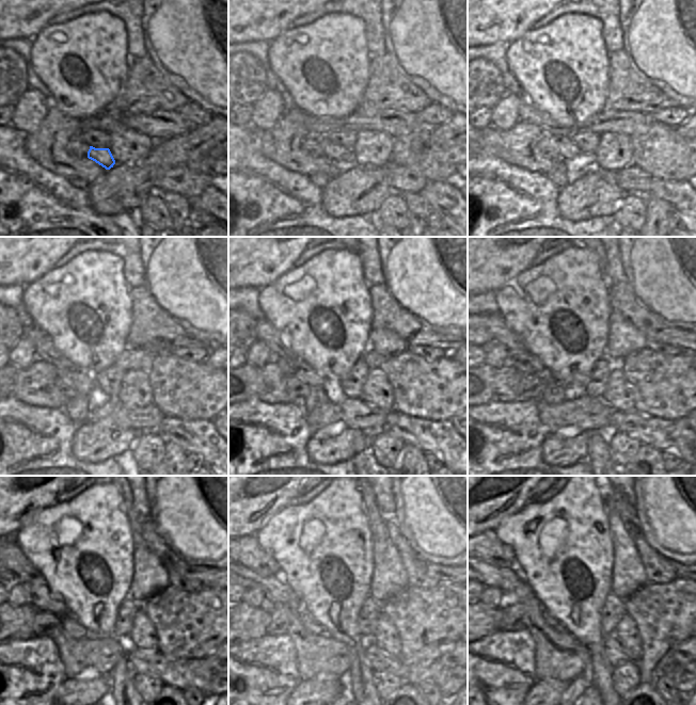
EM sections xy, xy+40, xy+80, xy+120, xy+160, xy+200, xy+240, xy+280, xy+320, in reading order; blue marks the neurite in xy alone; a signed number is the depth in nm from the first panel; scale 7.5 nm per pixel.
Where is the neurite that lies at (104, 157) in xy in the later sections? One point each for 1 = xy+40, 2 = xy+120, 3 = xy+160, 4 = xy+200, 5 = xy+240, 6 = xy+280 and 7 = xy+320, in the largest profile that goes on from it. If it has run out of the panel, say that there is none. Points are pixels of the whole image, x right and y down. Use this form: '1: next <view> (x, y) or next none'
1: next xy+40 (333, 151)
2: next xy+120 (81, 382)
3: next xy+160 (297, 368)
4: next xy+200 (523, 361)
5: next xy+240 (40, 595)
6: next xy+280 (275, 591)
7: next xy+320 (505, 579)

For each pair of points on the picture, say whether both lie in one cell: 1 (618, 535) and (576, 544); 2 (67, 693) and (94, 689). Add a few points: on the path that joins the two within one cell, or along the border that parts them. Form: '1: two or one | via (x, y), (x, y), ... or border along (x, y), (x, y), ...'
1: two | border along (605, 513), (612, 542), (613, 562)
2: one | via (74, 692), (88, 692)

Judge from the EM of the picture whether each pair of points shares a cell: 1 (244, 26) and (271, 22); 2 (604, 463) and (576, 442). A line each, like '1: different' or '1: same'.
1: same
2: different

